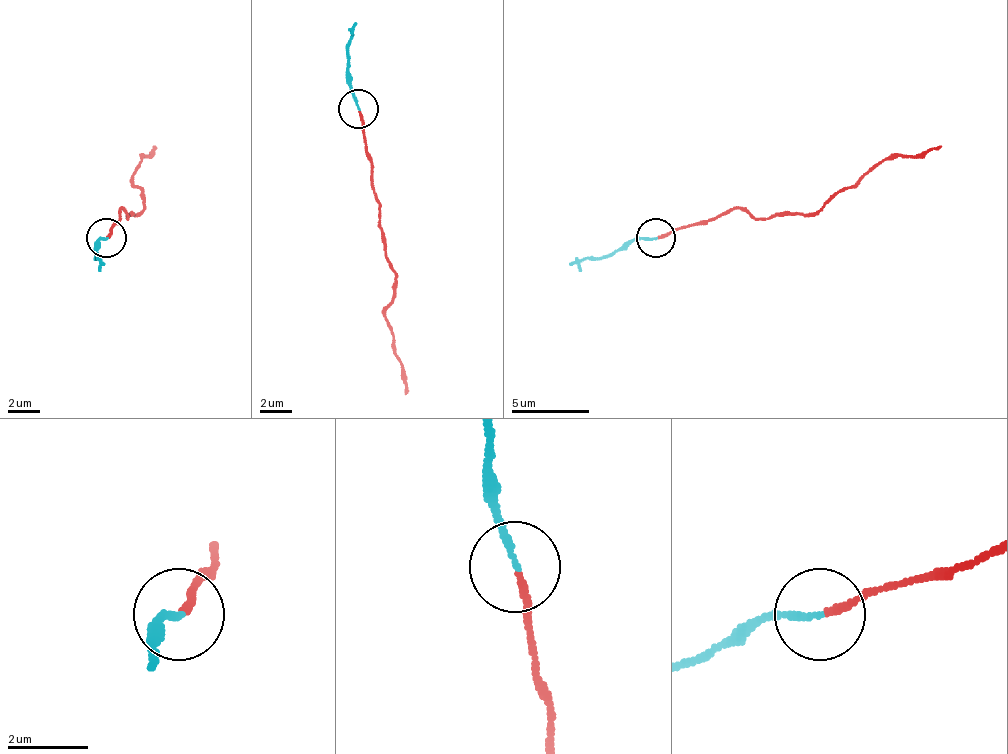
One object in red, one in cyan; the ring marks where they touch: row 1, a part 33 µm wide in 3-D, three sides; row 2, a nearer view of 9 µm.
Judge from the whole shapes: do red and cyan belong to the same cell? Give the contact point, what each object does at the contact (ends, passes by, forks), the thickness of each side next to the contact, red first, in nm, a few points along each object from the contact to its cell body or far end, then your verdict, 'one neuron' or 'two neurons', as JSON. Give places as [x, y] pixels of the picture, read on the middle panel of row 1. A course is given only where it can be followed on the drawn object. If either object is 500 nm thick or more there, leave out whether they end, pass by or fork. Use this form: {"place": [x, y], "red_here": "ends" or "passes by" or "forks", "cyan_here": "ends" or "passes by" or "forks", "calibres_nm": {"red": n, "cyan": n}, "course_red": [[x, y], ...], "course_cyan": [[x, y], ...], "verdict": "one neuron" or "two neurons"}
{"place": [358, 109], "red_here": "ends", "cyan_here": "ends", "calibres_nm": {"red": 160, "cyan": 170}, "course_red": [[359, 112], [386, 260], [394, 276], [386, 327], [394, 339], [406, 394]], "course_cyan": [[359, 108], [347, 53], [355, 22]], "verdict": "one neuron"}

